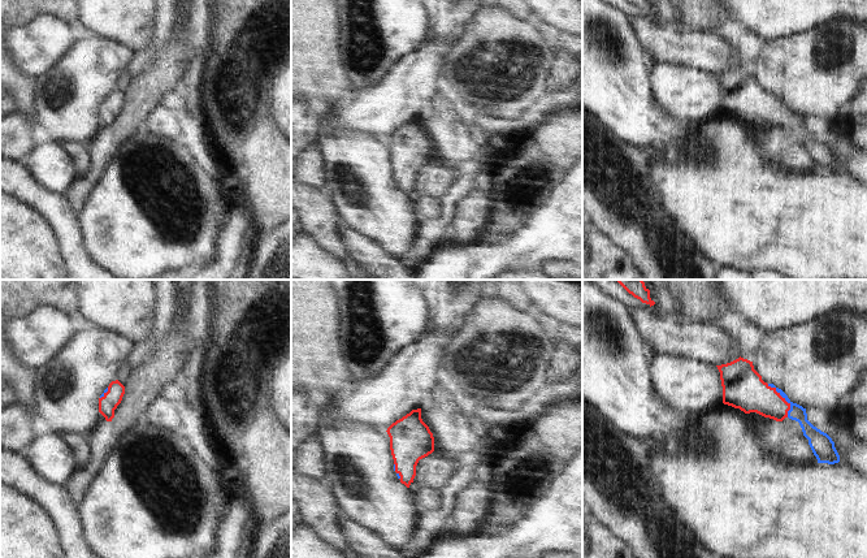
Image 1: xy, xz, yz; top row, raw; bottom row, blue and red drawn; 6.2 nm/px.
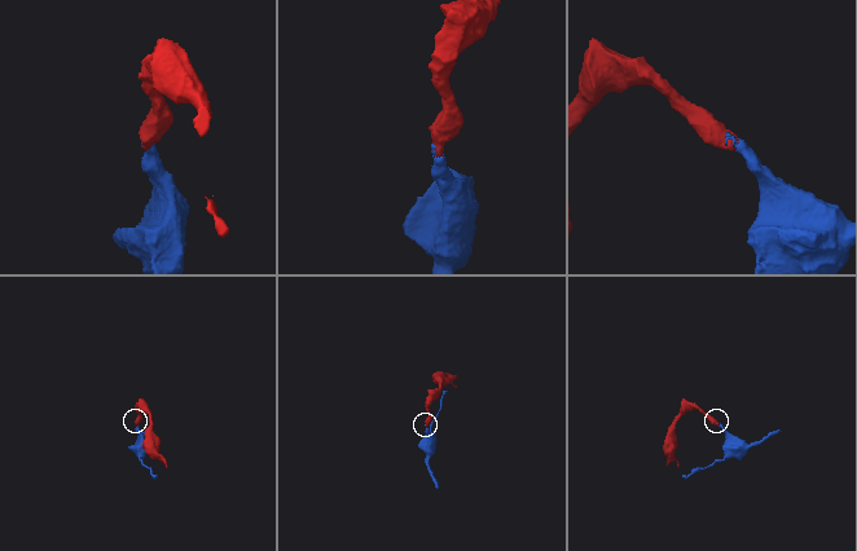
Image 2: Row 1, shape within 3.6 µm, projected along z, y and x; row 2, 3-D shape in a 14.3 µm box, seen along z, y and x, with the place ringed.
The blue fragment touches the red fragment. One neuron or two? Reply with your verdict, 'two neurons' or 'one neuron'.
one neuron

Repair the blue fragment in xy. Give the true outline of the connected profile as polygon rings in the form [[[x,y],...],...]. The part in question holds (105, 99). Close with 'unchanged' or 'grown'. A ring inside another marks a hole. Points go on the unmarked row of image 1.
[[[112,90],[99,107],[99,121],[107,130],[114,126],[114,118],[121,112],[125,103],[125,95],[118,90]]]; grown

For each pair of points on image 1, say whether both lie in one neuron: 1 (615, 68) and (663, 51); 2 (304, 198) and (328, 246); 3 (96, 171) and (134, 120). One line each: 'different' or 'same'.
1: different
2: same
3: same

